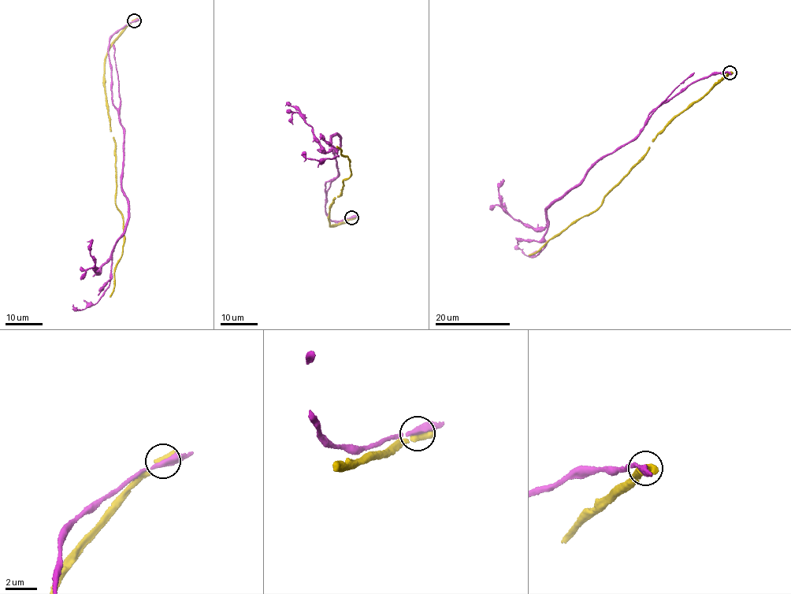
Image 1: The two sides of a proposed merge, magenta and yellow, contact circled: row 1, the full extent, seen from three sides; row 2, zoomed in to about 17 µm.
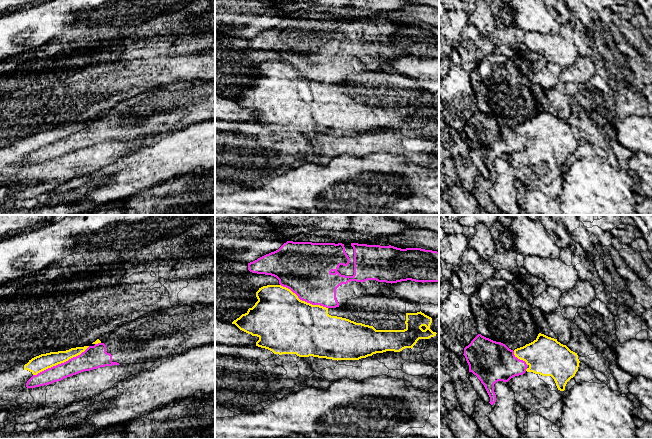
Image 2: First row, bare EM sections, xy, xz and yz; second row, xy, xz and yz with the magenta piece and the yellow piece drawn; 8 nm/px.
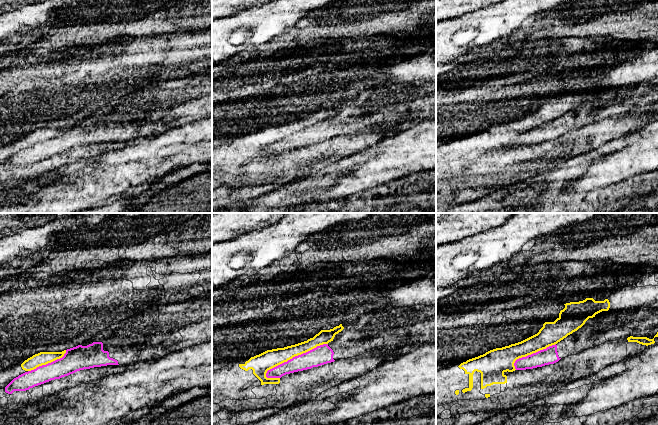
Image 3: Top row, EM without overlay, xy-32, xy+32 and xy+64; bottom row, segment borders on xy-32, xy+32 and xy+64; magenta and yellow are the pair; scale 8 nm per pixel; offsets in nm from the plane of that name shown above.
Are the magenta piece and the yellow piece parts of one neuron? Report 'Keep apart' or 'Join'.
Keep apart

